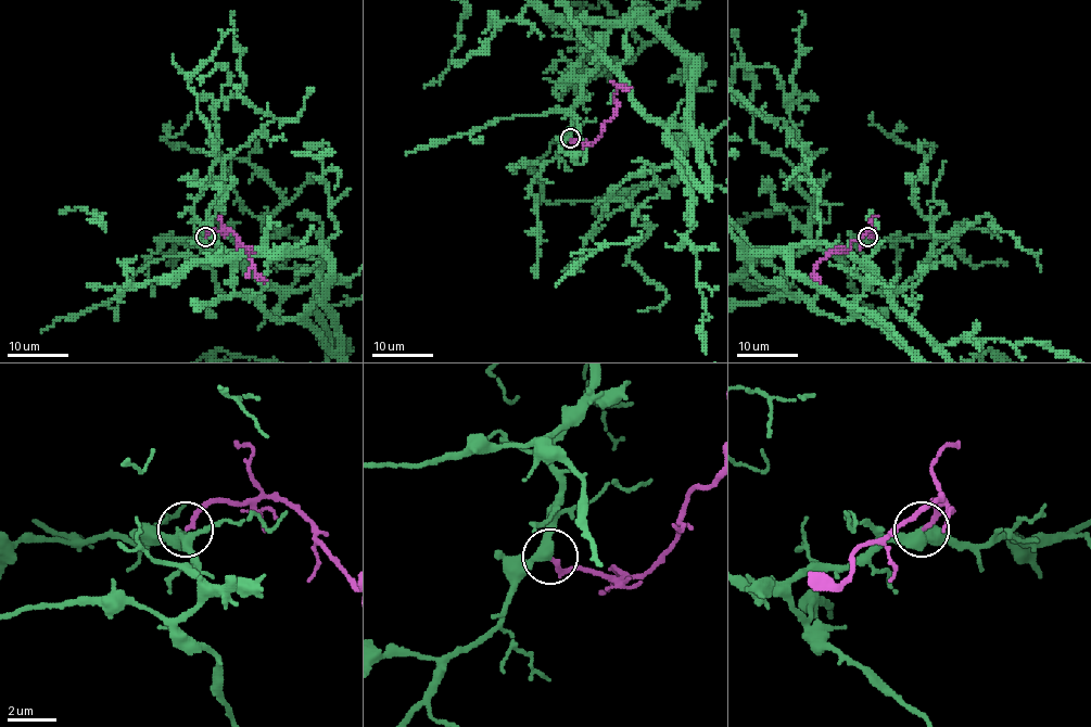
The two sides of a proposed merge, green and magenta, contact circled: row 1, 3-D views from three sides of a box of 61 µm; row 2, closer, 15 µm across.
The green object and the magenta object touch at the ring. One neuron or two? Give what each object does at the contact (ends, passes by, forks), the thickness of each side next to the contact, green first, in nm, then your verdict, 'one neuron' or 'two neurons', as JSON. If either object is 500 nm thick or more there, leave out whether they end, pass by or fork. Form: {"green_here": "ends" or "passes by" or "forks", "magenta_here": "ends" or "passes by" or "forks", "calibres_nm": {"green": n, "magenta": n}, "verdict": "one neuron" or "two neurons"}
{"green_here": "passes by", "magenta_here": "ends", "calibres_nm": {"green": 400, "magenta": 190}, "verdict": "one neuron"}

